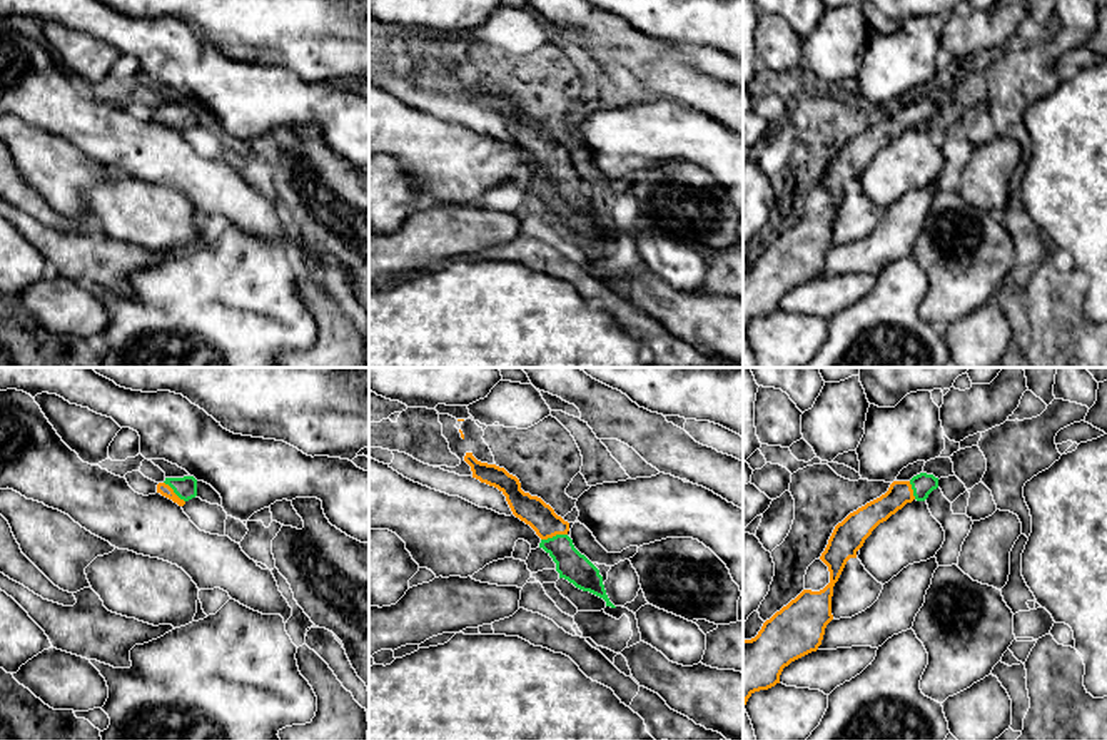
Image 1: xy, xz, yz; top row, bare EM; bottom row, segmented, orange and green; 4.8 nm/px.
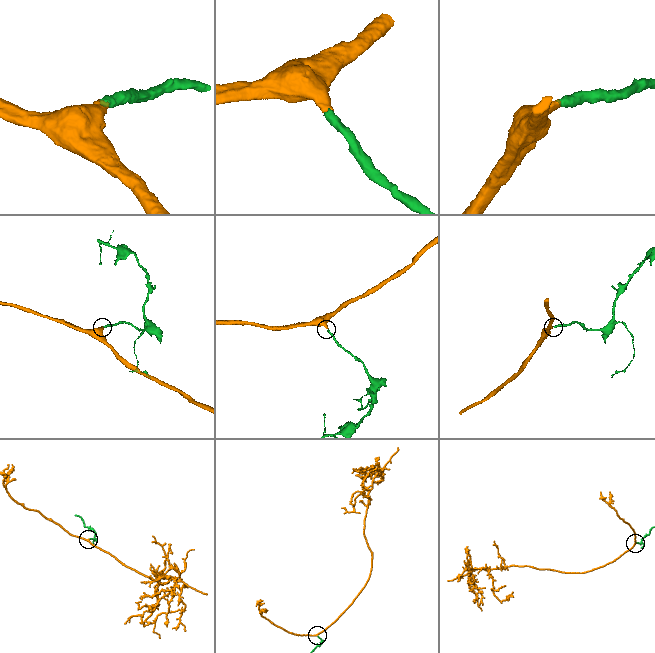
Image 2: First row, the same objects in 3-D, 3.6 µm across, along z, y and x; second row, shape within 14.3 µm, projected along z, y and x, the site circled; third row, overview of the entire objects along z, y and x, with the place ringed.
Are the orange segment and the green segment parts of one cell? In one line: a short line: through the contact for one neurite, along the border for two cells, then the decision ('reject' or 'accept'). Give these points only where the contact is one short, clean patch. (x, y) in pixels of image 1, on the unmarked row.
line xz (531, 136), (553, 161), (571, 191); accept

